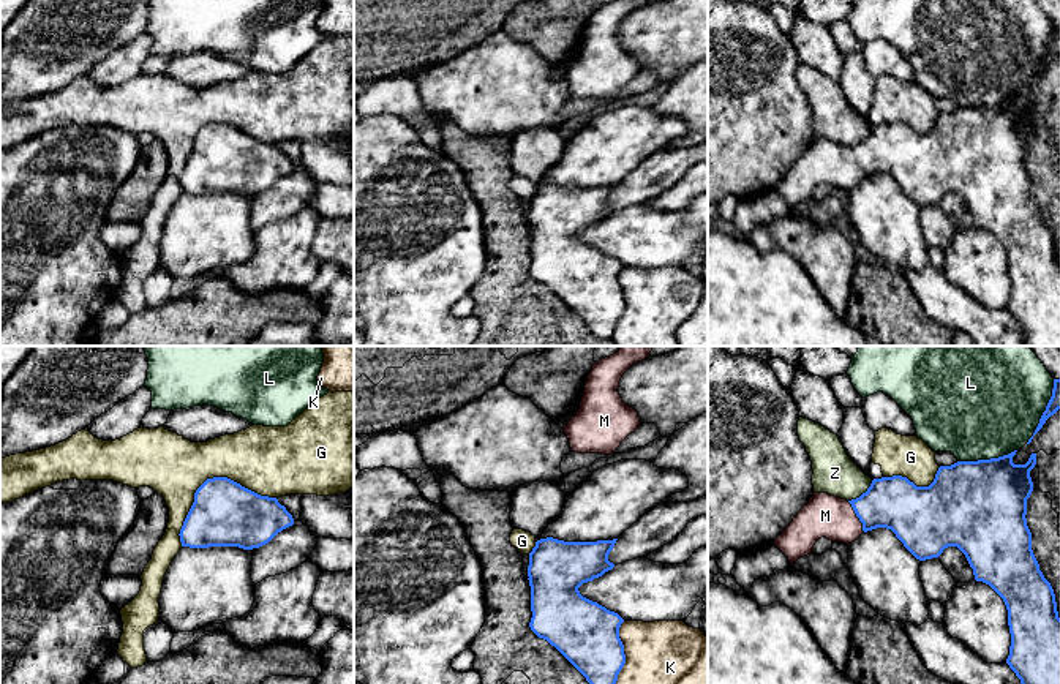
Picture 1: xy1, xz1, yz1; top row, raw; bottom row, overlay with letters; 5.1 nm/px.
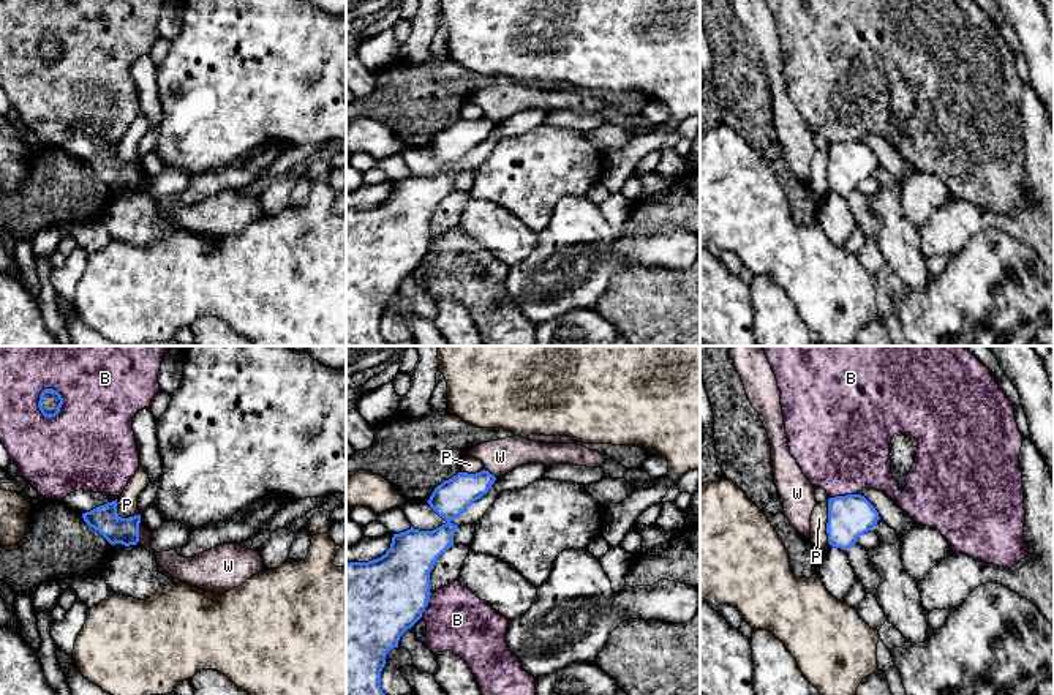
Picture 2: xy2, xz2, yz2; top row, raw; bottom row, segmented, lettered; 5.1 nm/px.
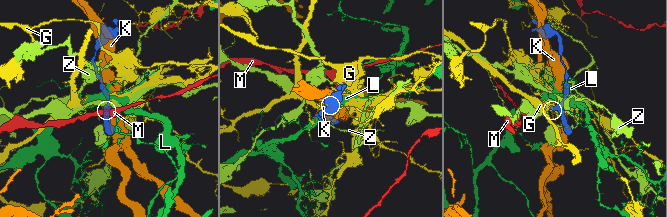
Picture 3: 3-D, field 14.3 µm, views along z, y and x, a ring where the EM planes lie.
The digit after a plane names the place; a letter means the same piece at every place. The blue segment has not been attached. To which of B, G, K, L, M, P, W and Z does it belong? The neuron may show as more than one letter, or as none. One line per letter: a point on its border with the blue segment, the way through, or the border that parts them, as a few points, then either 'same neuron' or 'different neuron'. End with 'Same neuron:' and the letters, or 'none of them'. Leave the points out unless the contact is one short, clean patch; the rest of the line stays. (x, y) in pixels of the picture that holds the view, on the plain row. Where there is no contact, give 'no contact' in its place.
B: contact xy2 (62, 49); different neuron
G: contact xy1 (207, 125); different neuron
K: contact xz1 (624, 304); different neuron
L: contact yz1 (986, 106); different neuron
M: contact yz1 (857, 161); way yz1 (894, 149), (887, 149), (857, 161), (825, 161); same neuron
P: contact yz2 (827, 169); border yz2 (827, 149), (827, 187), (830, 190); different neuron
W: contact xy2 (138, 179); border xy2 (139, 168), (139, 185), (136, 188); different neuron
Z: contact yz1 (863, 139); different neuron
Same neuron: M

